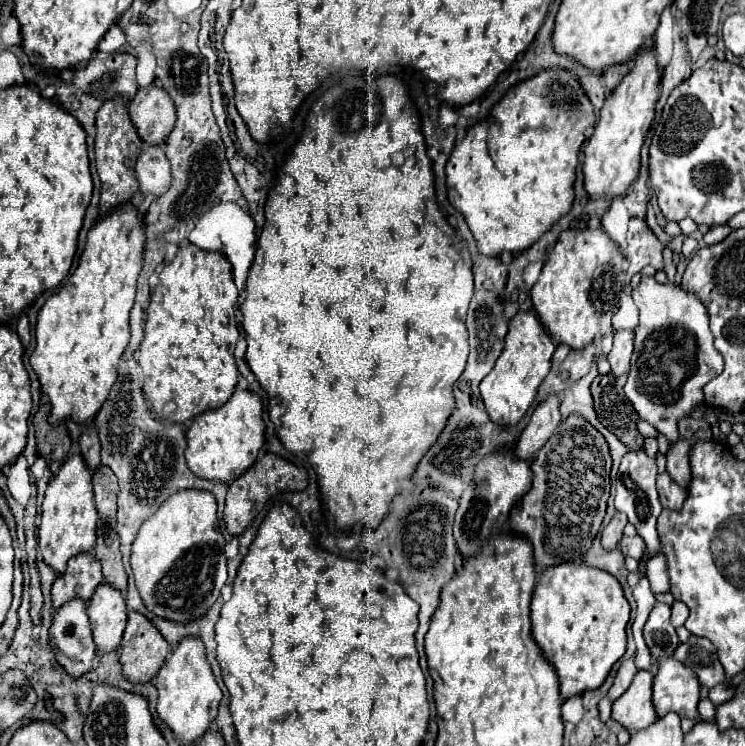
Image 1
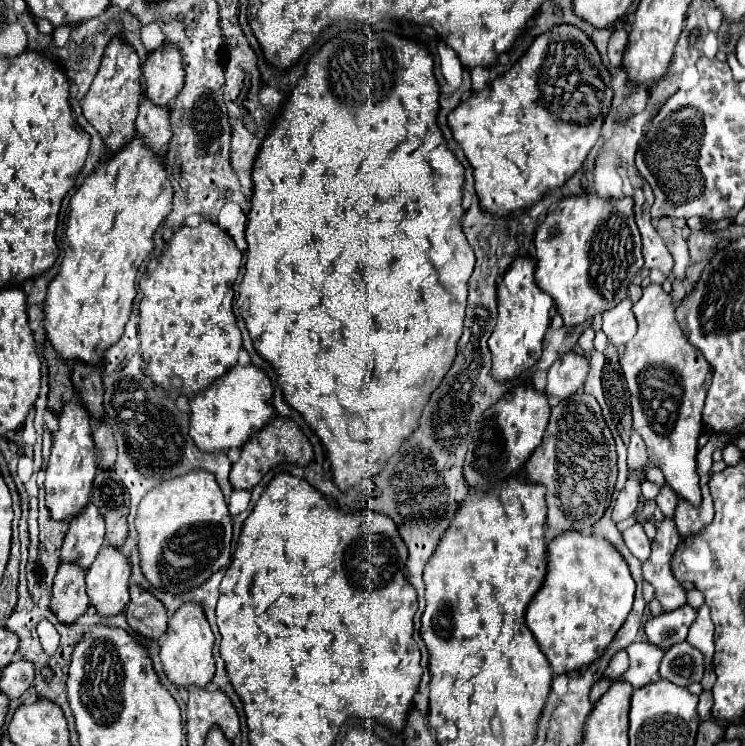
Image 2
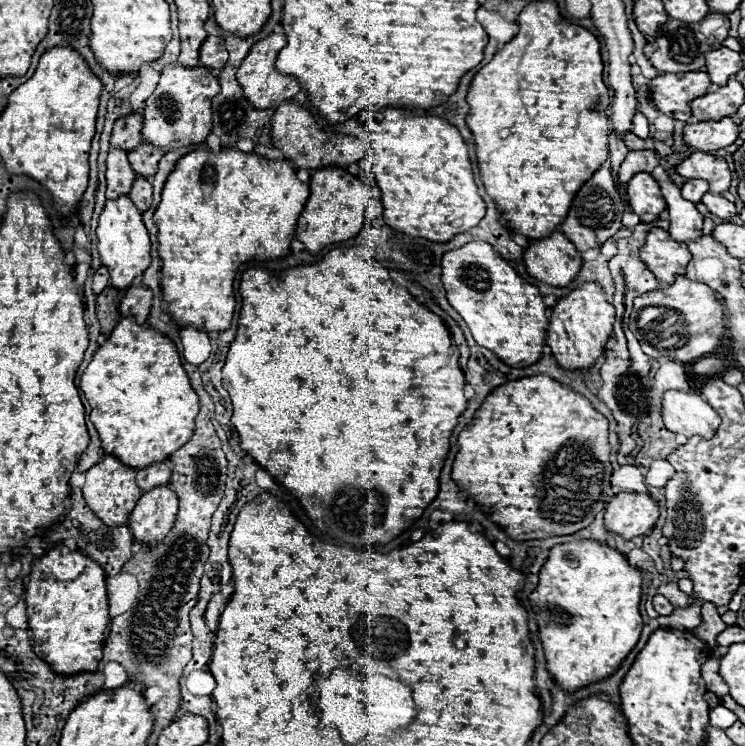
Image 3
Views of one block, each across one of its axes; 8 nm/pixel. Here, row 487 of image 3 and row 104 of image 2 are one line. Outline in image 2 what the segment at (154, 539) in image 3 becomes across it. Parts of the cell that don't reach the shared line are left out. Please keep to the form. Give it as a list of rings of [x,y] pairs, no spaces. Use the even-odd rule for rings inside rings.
[[[162,44],[158,50],[148,54],[146,62],[142,64],[142,72],[146,78],[144,94],[154,100],[158,106],[170,106],[176,94],[184,84],[184,68],[182,68],[182,54],[174,44]]]

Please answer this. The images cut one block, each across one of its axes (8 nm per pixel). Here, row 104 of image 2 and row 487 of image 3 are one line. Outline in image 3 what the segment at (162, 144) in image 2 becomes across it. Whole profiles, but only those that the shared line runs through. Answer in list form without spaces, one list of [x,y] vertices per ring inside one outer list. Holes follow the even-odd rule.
[[[164,462],[142,468],[136,474],[136,484],[140,486],[142,492],[150,492],[156,486],[166,486],[168,482],[170,482],[170,468]]]

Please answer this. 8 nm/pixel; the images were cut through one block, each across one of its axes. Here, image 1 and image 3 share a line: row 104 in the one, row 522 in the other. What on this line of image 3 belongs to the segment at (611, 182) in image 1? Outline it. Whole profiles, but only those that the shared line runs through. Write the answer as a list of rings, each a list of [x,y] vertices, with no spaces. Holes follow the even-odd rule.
[[[620,492],[604,510],[604,526],[608,532],[630,540],[652,530],[658,516],[658,504],[648,494]]]

